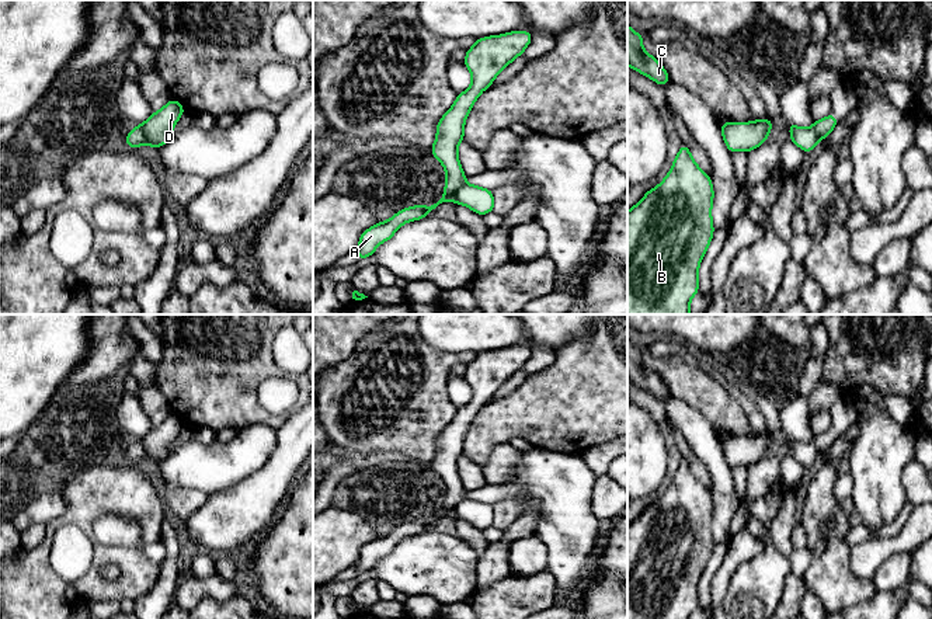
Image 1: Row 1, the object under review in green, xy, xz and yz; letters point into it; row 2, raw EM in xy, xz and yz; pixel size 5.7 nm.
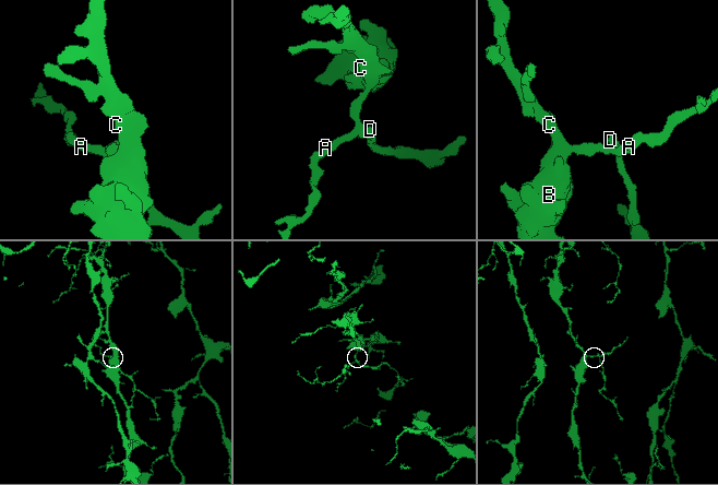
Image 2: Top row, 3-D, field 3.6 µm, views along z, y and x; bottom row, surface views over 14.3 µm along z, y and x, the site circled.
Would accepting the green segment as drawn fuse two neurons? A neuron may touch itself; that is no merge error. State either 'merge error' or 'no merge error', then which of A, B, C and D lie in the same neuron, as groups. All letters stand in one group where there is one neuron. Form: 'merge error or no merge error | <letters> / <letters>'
merge error | A B C / D

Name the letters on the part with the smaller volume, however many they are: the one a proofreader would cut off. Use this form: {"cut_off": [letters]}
{"cut_off": ["D"]}

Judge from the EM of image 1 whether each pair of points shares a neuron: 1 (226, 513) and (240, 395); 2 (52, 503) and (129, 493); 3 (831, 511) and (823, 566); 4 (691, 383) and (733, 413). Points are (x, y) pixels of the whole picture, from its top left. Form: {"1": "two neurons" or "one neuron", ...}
{"1": "two neurons", "2": "two neurons", "3": "one neuron", "4": "one neuron"}

